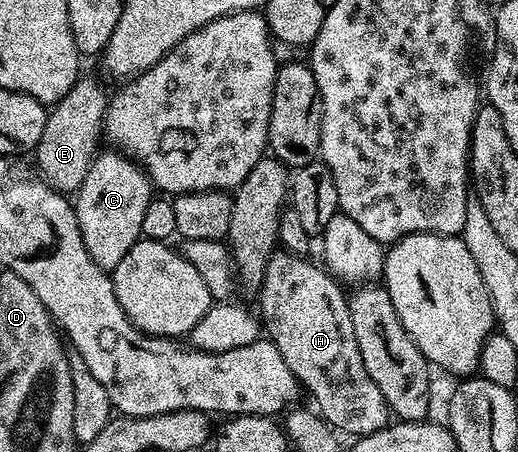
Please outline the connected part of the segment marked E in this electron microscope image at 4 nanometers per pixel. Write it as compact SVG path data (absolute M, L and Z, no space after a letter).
M82 75L60 102L48 109L43 138L39 138L35 149L35 168L47 187L62 194L73 194L83 178L87 178L87 170L99 151L97 142L103 138L106 103L107 92L101 89L100 82L93 76Z

